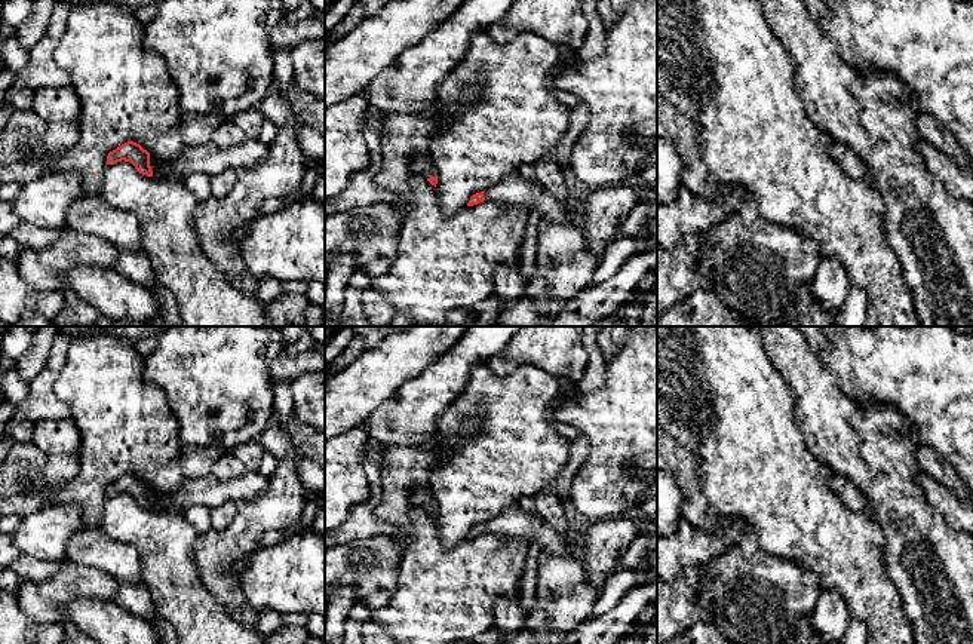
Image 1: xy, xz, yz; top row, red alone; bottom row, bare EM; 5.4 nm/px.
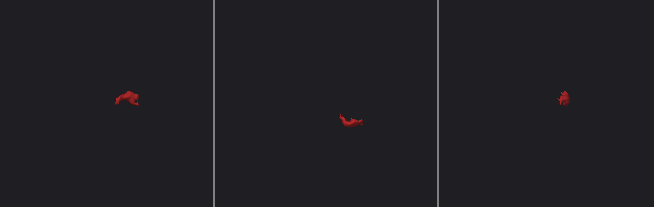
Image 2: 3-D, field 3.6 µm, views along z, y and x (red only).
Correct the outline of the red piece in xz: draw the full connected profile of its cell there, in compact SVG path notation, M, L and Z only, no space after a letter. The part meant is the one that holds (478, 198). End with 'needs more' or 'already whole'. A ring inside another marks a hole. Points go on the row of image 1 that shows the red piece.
M519 172L509 174L491 190L473 194L467 206L478 205L484 200L527 206L537 211L541 220L553 224L570 223L578 227L580 212L575 200L570 199L561 203L538 183L525 180Z; needs more

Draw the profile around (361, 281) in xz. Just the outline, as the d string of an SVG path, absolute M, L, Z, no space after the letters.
M375 258L374 261L365 264L352 275L349 286L363 292L369 288L374 276L381 276L389 272L392 261L393 260L390 258Z

